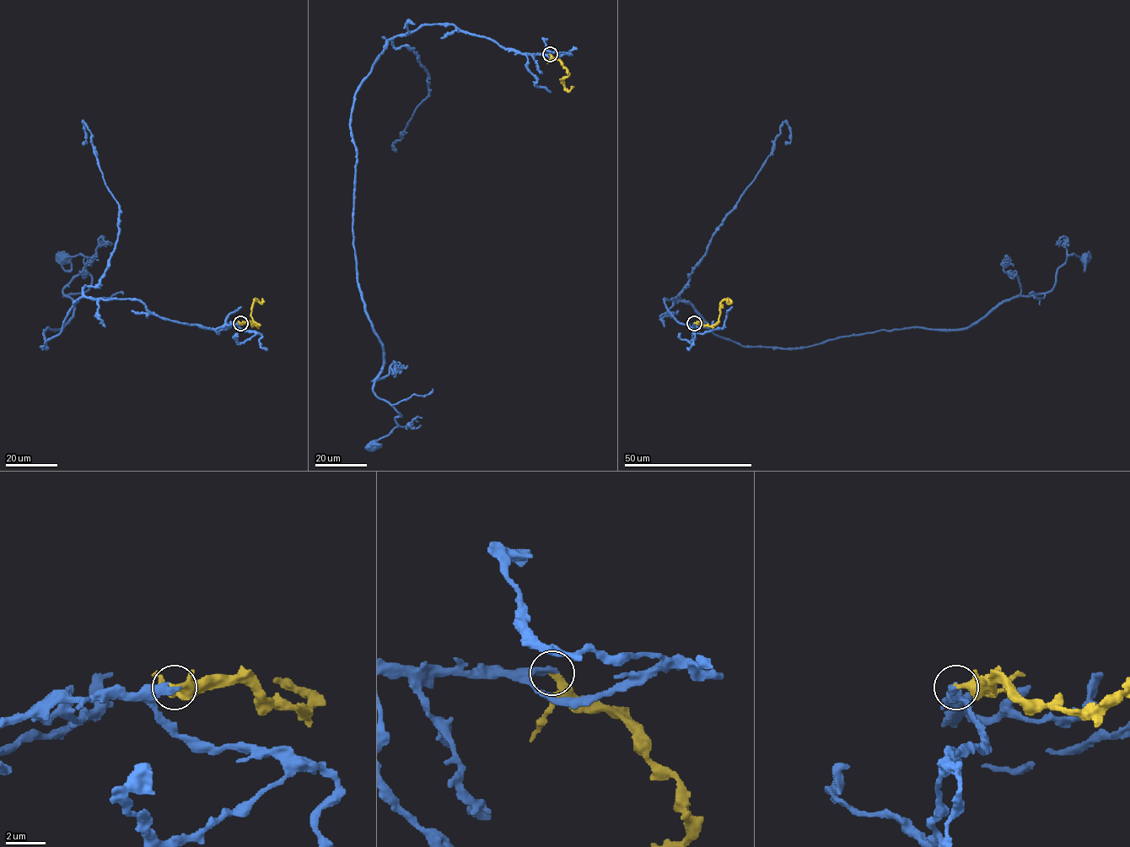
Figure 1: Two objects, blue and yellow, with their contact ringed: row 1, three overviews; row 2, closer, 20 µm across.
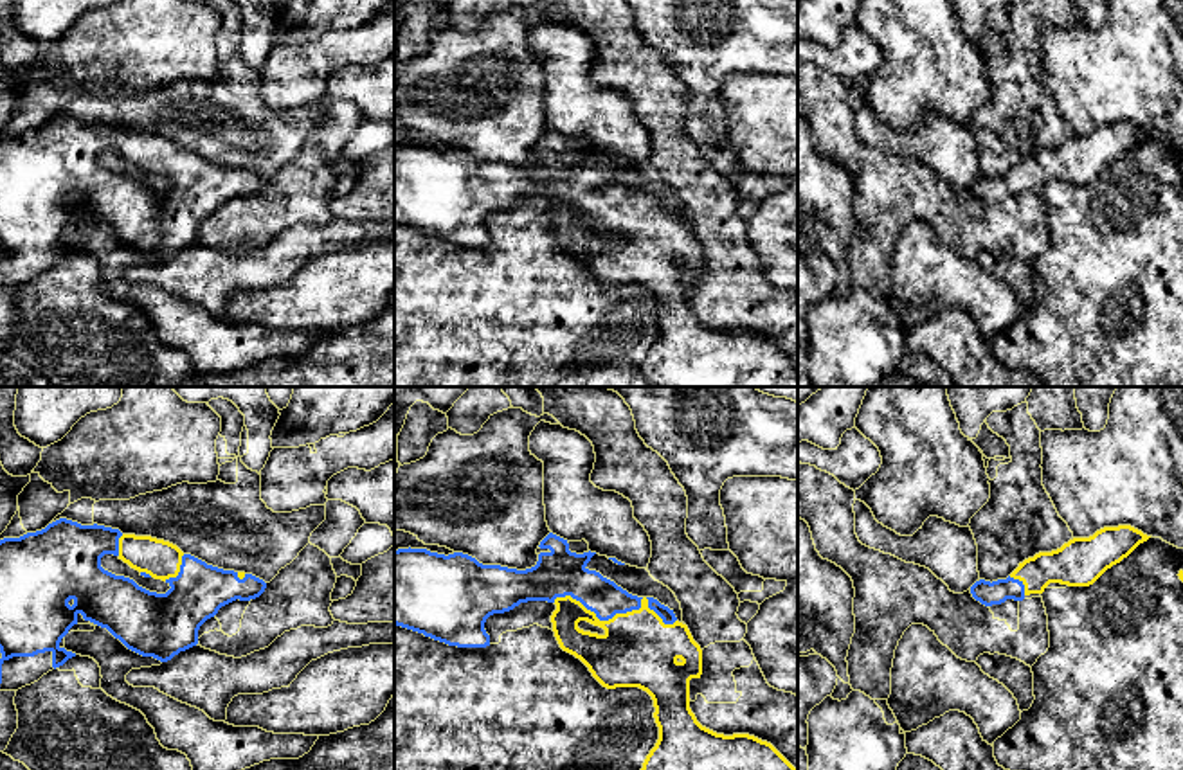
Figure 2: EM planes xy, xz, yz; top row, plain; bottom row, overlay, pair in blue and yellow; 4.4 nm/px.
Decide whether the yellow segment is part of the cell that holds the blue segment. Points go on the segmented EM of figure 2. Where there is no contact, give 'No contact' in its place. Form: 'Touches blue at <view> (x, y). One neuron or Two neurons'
Touches blue at xz (620, 612). One neuron

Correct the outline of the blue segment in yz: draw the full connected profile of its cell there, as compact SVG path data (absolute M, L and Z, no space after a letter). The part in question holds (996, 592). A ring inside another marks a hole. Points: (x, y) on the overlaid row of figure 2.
M1131 525L1104 527L1089 538L1073 538L1057 551L1025 560L1007 579L980 579L971 594L981 604L992 606L1043 594L1050 583L1089 586L1149 538Z

